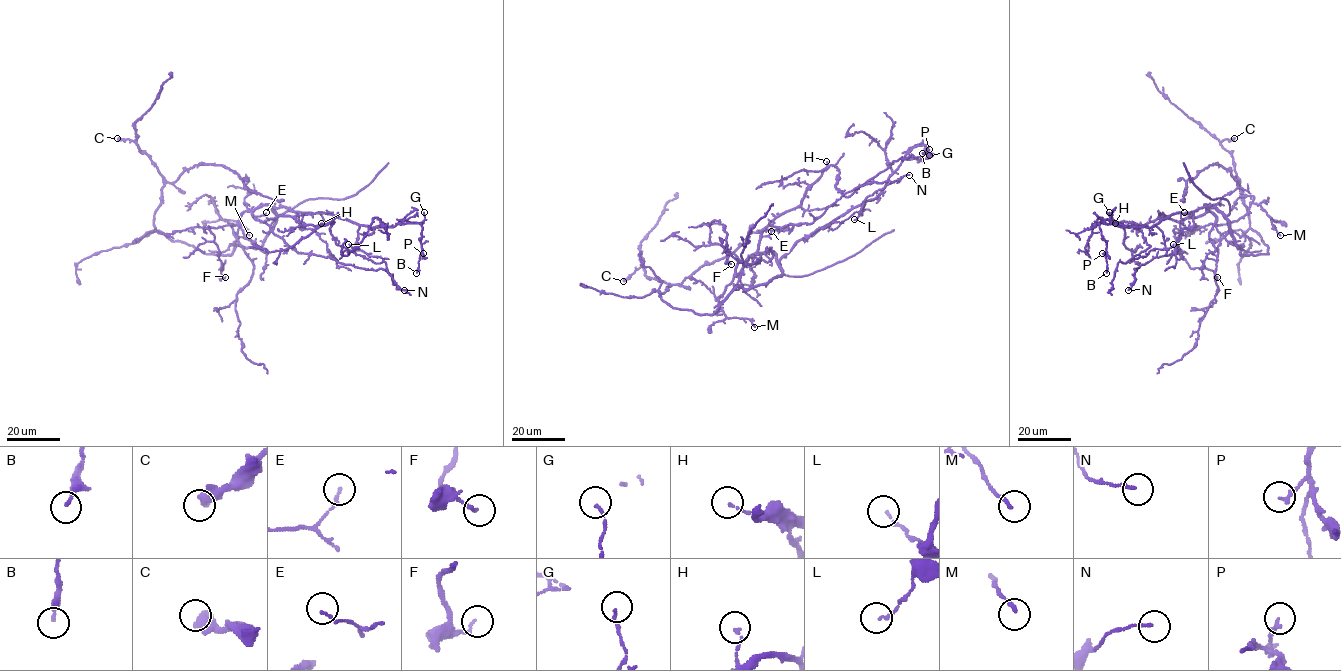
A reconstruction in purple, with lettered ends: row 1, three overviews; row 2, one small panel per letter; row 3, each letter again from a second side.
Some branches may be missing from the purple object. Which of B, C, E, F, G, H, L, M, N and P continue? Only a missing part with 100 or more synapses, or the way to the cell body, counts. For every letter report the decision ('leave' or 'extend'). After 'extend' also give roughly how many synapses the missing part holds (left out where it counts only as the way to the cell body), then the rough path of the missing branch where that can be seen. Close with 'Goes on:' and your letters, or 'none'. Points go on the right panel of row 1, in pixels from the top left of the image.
B: leave
C: leave
E: leave
F: leave
G: leave
H: leave
L: leave
M: leave
N: leave
P: leave
Goes on: none

